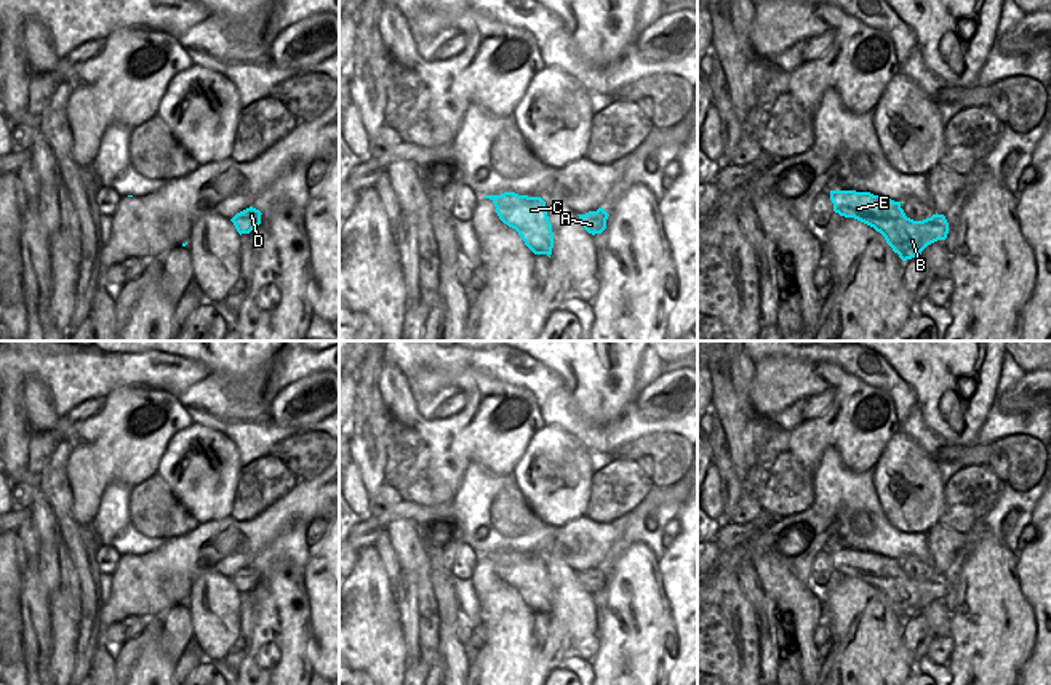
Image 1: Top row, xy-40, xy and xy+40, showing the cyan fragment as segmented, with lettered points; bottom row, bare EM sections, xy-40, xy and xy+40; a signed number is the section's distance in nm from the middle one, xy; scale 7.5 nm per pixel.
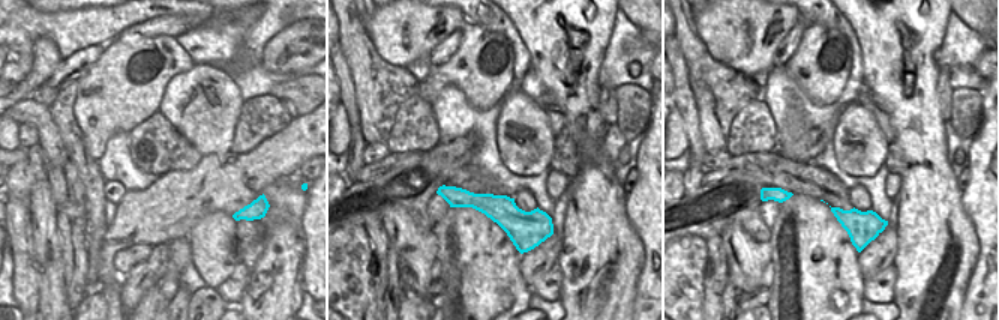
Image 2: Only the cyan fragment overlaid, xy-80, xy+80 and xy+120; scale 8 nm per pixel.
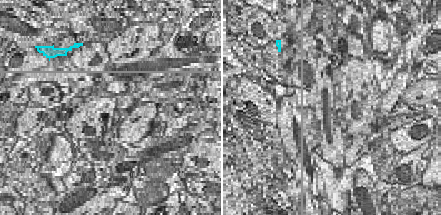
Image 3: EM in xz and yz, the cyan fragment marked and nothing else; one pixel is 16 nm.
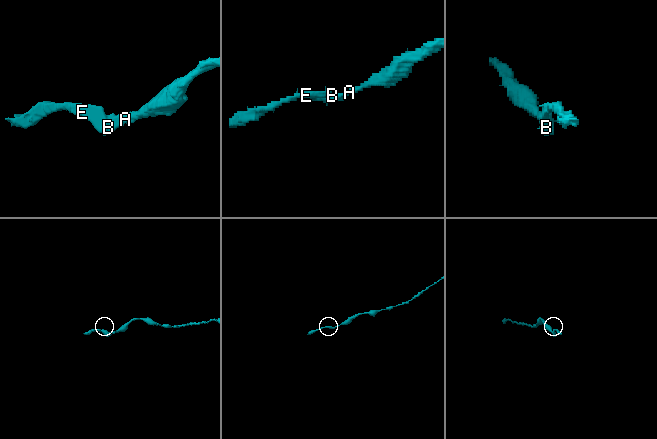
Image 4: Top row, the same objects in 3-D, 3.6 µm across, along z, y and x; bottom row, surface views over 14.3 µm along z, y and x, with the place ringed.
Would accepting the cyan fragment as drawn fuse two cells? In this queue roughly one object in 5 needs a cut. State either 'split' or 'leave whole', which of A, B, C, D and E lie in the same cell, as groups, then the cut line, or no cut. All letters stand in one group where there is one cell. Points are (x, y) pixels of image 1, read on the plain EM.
leave whole; groups A B C D E; cut none

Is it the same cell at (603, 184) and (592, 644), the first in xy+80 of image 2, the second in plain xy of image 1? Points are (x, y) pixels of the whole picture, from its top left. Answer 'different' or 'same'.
different

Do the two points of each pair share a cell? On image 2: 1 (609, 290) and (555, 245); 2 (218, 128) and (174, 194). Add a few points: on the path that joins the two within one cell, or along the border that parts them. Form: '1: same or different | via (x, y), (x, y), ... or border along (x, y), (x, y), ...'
1: different | border along (561, 236), (561, 253), (555, 265)
2: different | border along (228, 150), (203, 156)

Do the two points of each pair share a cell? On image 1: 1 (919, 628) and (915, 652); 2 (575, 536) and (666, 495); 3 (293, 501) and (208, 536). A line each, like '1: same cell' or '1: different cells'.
1: same cell
2: same cell
3: same cell

